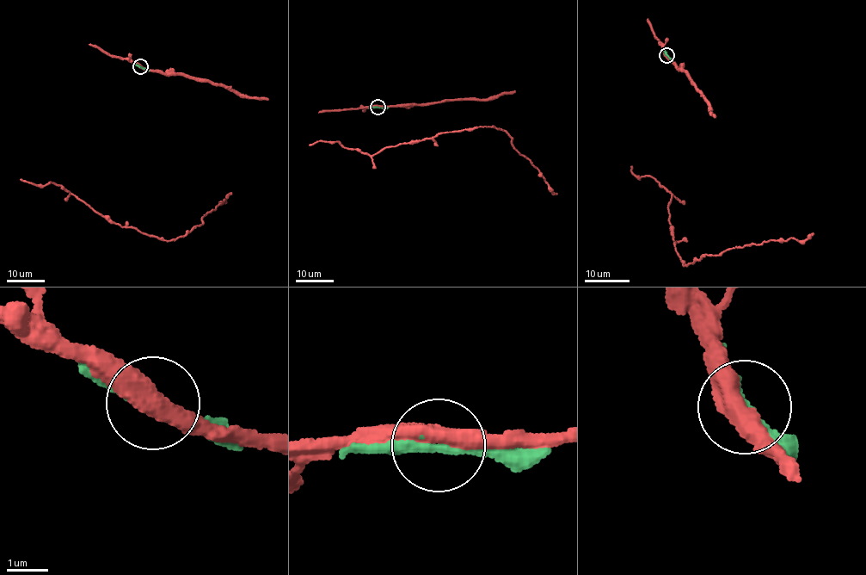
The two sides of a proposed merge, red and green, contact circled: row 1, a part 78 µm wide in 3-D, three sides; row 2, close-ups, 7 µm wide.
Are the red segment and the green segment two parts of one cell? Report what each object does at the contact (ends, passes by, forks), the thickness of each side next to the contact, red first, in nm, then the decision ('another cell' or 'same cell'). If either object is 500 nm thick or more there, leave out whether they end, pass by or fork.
red passes by; green passes by; calibres 480 and 200 nm; same cell

